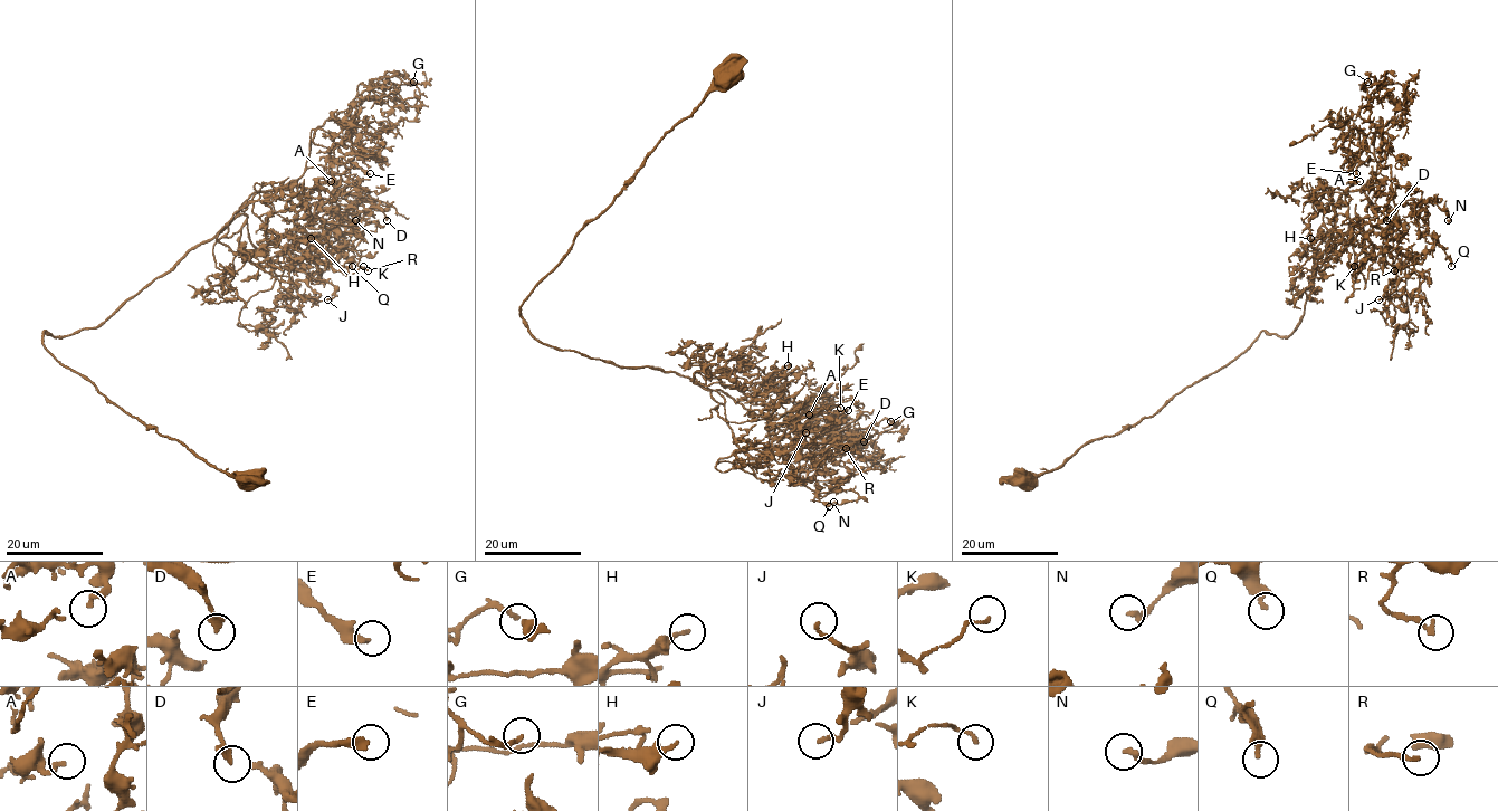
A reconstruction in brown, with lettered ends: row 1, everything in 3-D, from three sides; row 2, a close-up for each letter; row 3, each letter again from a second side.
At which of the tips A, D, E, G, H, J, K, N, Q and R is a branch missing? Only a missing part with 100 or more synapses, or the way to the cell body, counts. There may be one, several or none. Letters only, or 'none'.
none

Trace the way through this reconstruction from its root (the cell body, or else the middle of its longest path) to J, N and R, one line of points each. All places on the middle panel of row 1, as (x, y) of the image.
J: (726, 75), (583, 227), (521, 315), (543, 343), (716, 391), (733, 440), (752, 457), (809, 444), (805, 432)
N: (726, 75), (583, 227), (521, 315), (553, 346), (723, 391), (774, 429), (803, 485), (858, 495), (833, 502)
R: (726, 75), (521, 315), (543, 343), (716, 391), (733, 440), (775, 475), (846, 448)

